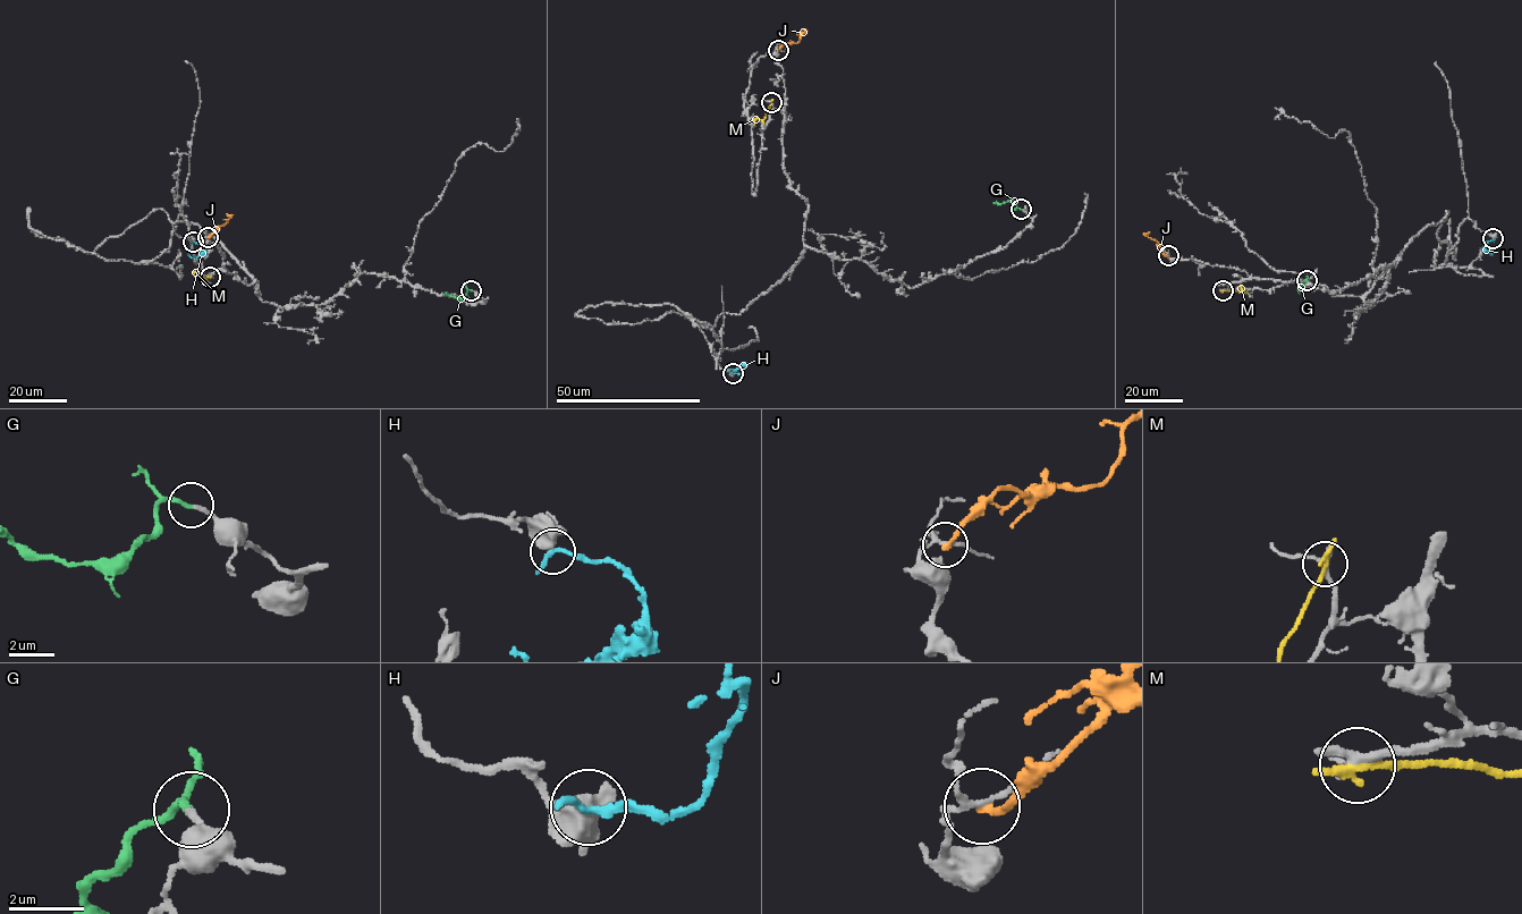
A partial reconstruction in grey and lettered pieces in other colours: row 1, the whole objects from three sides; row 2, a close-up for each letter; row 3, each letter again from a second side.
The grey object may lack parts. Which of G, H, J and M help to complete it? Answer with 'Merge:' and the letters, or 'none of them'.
Merge: G

